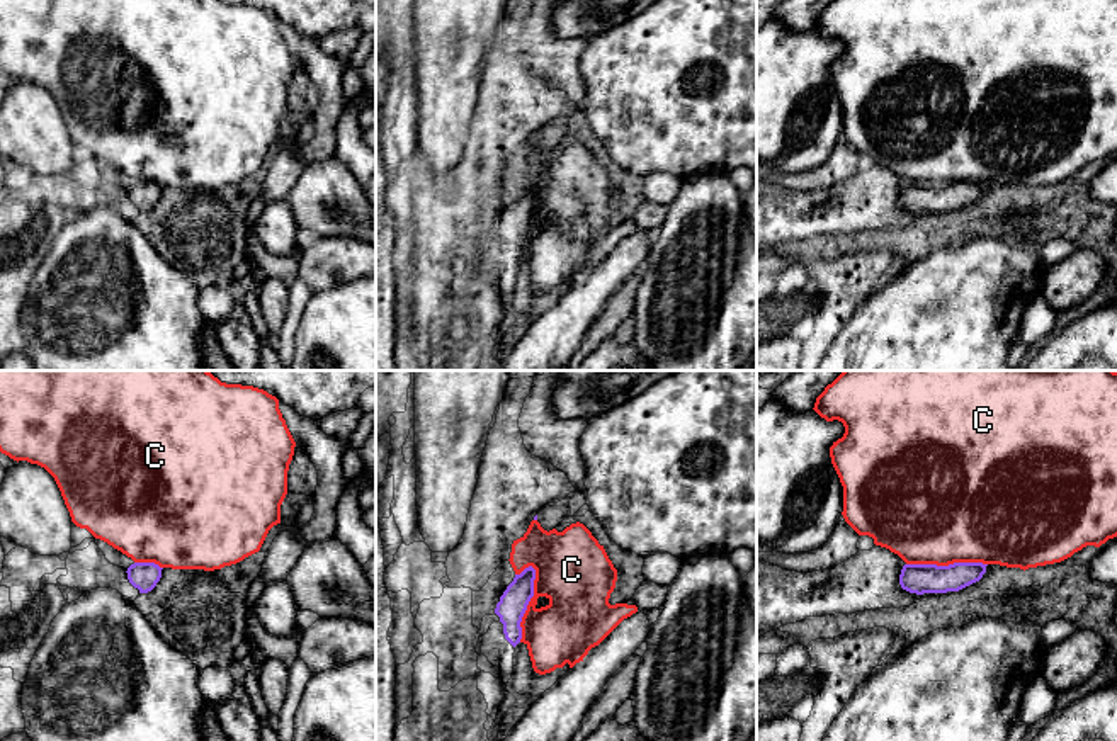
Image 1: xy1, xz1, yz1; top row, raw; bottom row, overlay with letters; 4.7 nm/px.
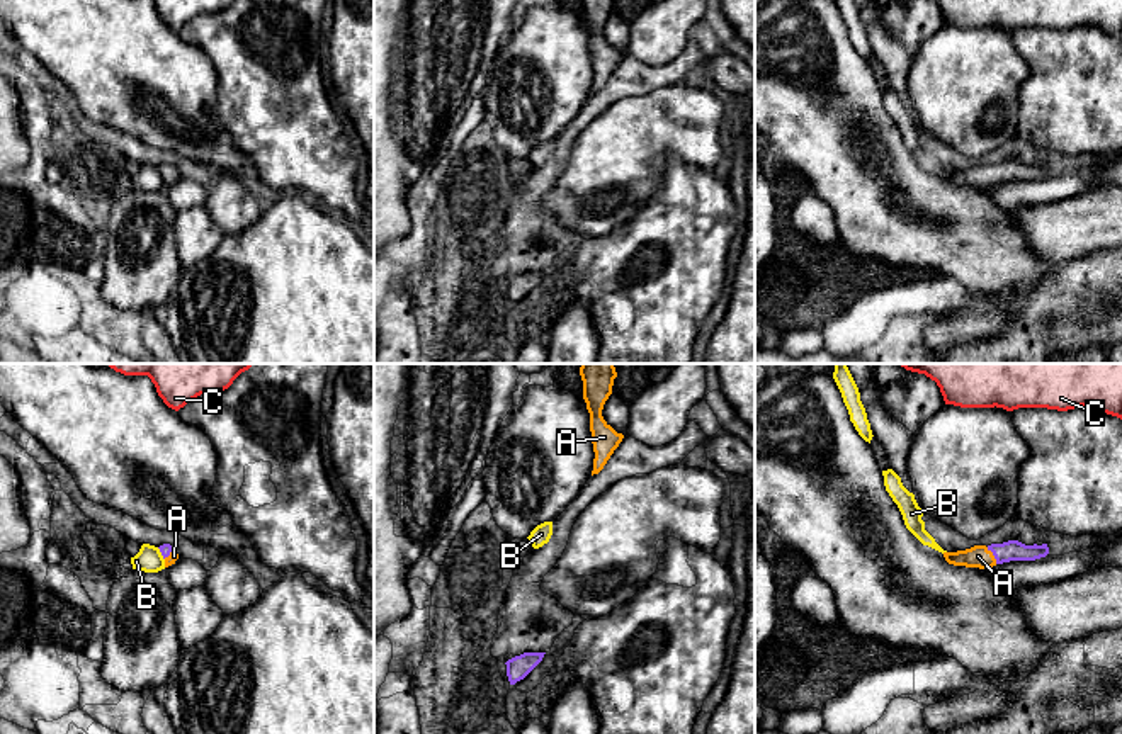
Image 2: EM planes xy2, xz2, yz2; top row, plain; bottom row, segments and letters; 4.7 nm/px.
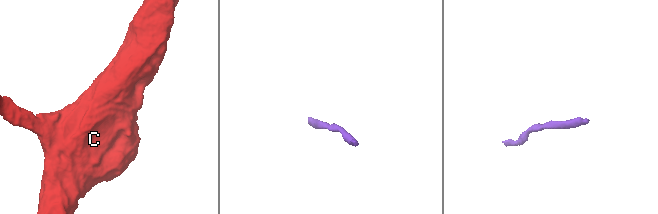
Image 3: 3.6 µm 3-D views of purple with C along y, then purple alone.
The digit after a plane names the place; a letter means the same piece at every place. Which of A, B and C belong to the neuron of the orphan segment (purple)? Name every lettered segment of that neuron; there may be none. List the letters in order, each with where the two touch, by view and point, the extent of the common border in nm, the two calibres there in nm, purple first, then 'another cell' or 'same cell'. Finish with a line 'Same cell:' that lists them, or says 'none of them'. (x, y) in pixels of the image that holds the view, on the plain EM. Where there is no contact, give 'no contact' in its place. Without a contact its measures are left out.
A: yz2 (993, 174) | 90 nm | 100/110 nm | same cell
B: xy2 (162, 174) | 70 nm | 60/120 nm | another cell
C: xz1 (527, 223) | 380 nm | 140/320 nm | another cell
Same cell: A

